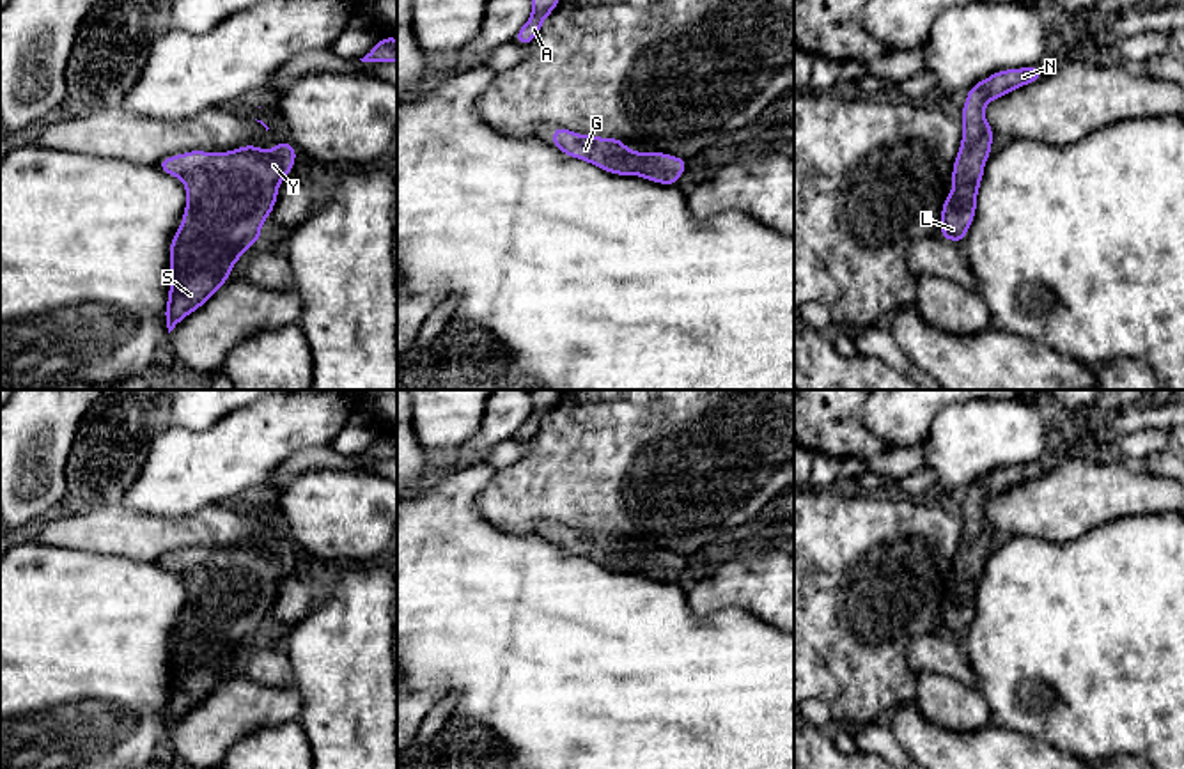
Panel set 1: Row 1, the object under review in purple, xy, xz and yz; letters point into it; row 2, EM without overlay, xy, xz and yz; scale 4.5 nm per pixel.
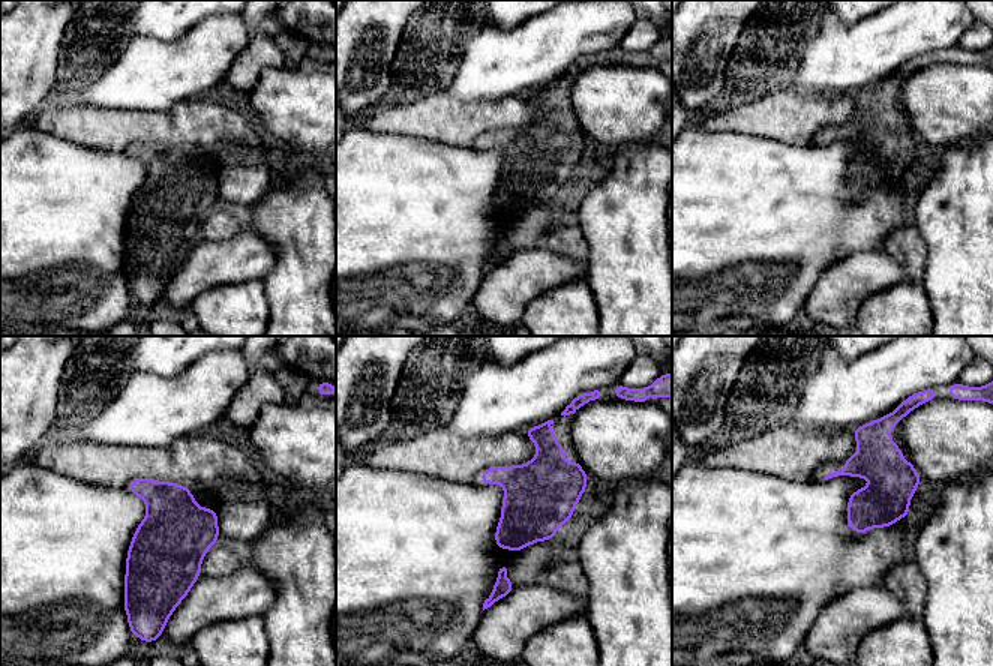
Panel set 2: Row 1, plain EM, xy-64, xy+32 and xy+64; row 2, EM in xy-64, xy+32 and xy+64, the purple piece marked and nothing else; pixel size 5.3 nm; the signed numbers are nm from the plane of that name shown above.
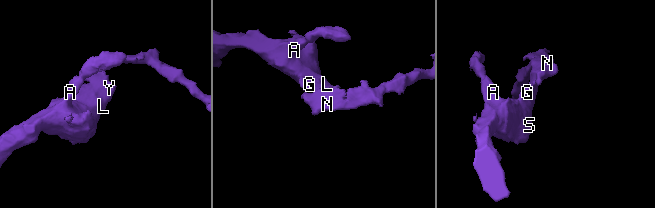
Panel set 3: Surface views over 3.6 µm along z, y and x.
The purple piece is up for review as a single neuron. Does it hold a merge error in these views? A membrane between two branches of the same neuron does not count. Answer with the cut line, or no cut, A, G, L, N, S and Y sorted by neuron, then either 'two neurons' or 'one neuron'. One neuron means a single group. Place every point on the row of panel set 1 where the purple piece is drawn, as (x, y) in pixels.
no cut | A G L N S Y | one neuron

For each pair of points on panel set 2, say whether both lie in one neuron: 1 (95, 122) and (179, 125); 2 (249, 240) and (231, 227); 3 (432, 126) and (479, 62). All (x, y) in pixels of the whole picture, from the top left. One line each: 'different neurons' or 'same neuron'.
1: same neuron
2: different neurons
3: different neurons

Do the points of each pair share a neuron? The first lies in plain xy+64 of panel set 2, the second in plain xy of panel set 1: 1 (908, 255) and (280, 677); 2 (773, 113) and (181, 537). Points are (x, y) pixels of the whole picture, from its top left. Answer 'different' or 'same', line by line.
1: same
2: same

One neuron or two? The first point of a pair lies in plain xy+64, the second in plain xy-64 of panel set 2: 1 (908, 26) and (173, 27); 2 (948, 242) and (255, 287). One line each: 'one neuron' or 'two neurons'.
1: two neurons
2: two neurons

